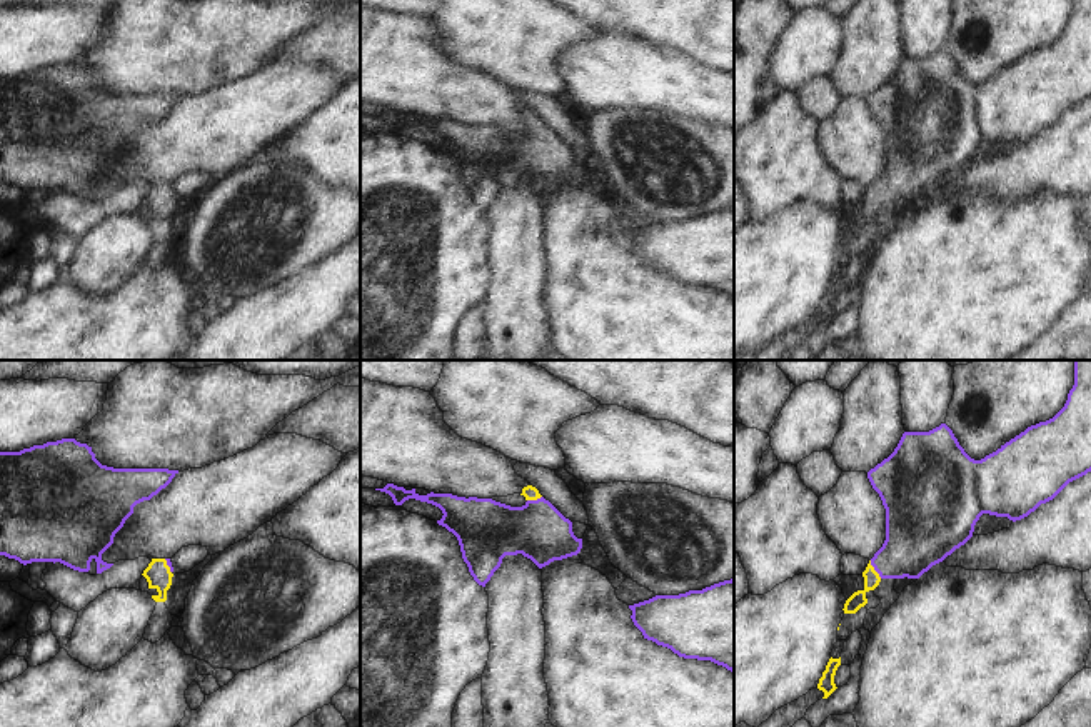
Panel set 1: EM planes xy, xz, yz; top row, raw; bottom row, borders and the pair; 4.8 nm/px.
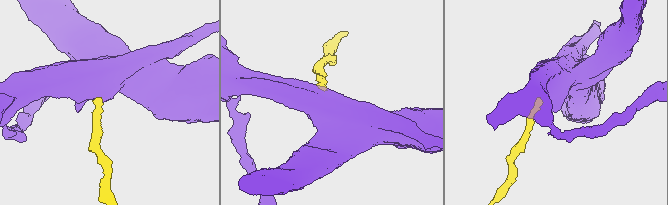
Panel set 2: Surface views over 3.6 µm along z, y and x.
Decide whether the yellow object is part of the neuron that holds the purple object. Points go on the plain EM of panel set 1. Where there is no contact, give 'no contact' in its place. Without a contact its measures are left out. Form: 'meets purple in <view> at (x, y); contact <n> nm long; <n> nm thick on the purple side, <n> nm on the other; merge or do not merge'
meets purple in yz at (874, 195); contact 110 nm long; 300 nm thick on the purple side, 80 nm on the other; merge

